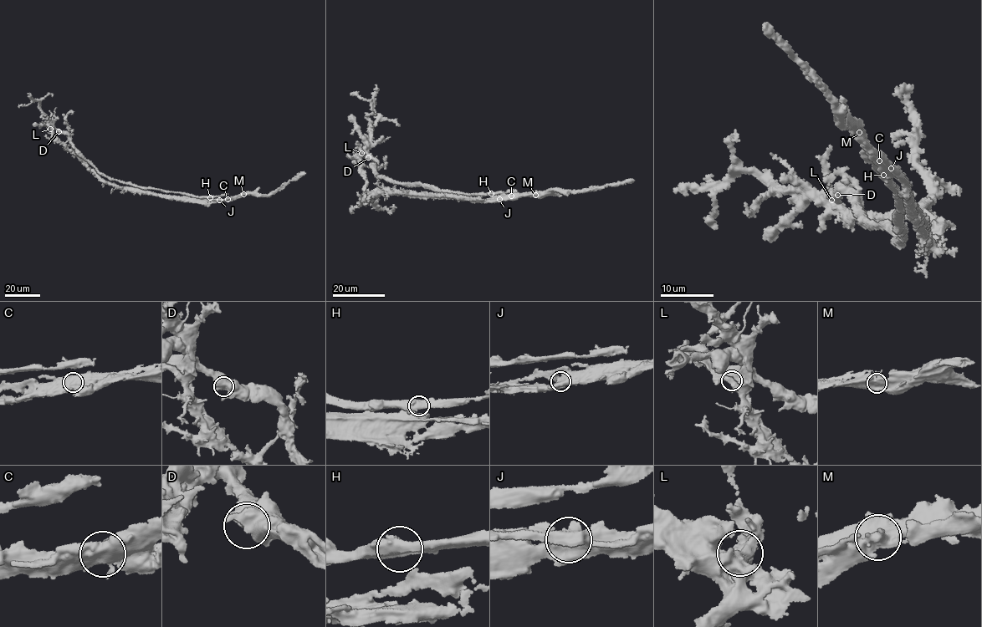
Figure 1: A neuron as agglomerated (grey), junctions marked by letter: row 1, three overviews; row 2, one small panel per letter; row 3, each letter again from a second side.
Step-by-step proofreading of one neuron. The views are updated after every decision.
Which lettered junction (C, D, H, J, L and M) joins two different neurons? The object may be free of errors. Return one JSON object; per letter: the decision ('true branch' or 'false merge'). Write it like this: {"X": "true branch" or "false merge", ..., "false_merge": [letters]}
{"C": "true branch", "D": "true branch", "H": "true branch", "J": "true branch", "L": "true branch", "M": "true branch", "false_merge": []}

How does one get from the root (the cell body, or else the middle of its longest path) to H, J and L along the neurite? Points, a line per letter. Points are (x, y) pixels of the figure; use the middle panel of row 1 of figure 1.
H: (370, 197), (364, 194), (367, 182), (362, 166), (370, 165), (380, 177), (400, 182), (467, 194), (491, 193)
J: (370, 197), (371, 194), (405, 191), (478, 200), (499, 199)
L: (370, 197), (364, 194), (367, 182), (360, 161), (361, 153)

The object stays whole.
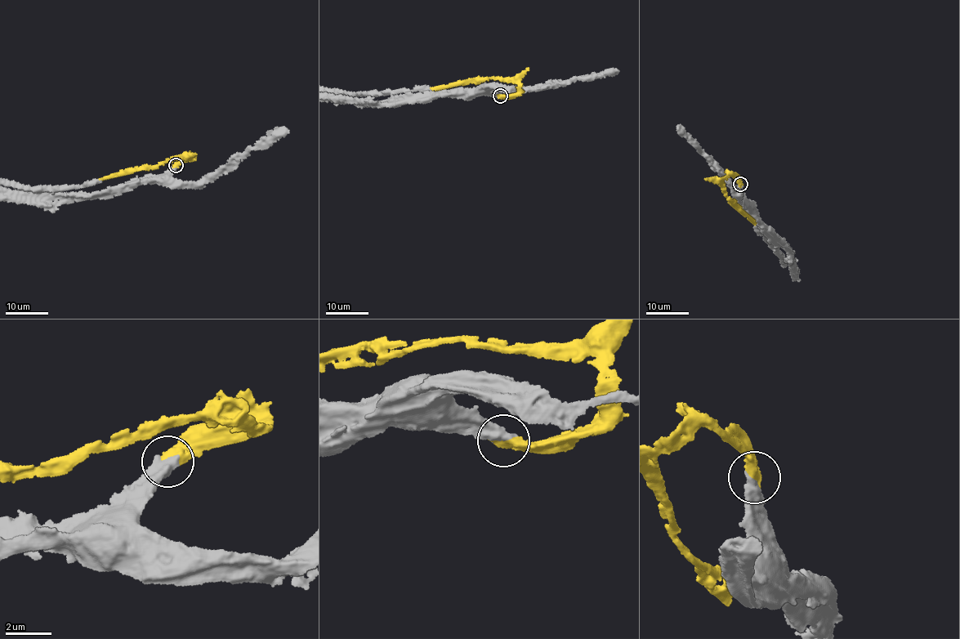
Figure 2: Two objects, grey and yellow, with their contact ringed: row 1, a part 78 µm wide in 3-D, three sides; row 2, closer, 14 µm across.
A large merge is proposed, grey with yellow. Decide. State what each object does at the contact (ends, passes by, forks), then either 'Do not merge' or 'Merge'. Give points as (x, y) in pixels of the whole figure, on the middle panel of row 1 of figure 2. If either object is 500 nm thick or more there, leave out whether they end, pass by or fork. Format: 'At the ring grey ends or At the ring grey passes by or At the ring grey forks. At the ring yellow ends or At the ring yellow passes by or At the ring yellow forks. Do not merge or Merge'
Merge

